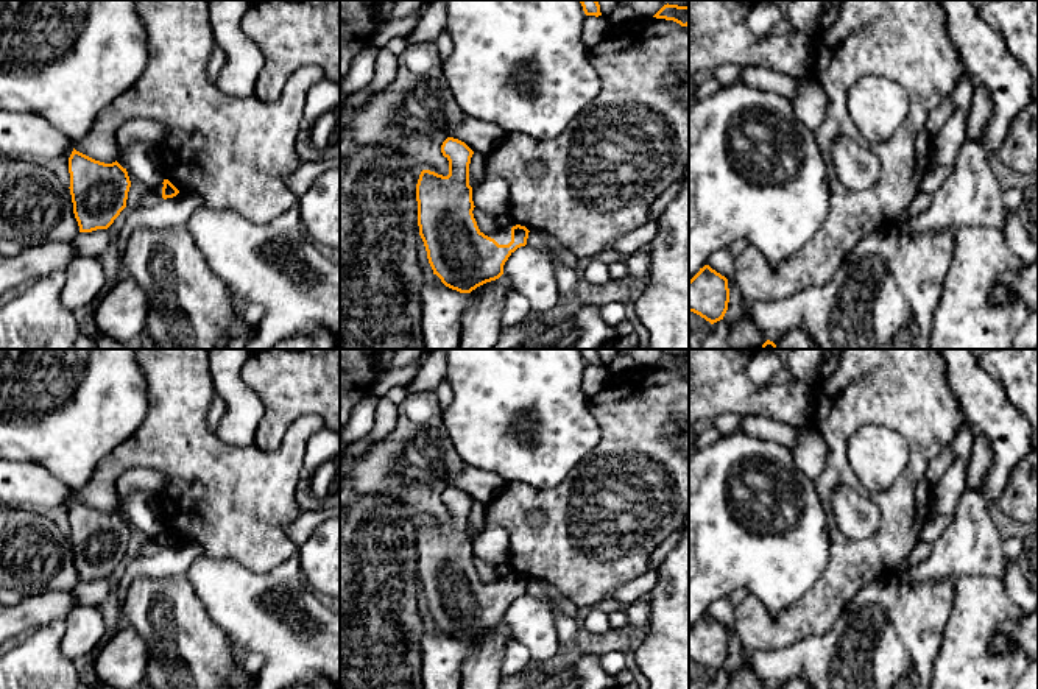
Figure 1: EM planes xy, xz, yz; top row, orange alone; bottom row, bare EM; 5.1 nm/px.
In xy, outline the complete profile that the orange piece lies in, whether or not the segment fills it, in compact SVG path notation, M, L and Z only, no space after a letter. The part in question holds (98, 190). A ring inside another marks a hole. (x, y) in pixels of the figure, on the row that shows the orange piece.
M73 148L69 157L70 195L79 232L108 229L126 207L131 181L117 161L104 164Z

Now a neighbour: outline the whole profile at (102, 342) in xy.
M98 330L92 337L95 341L95 349L131 349L128 343L115 341L109 337L104 337Z

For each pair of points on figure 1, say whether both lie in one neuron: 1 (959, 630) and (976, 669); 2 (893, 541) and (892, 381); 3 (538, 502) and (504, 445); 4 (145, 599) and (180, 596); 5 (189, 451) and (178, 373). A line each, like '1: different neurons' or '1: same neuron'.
1: same neuron
2: same neuron
3: different neurons
4: same neuron
5: same neuron

